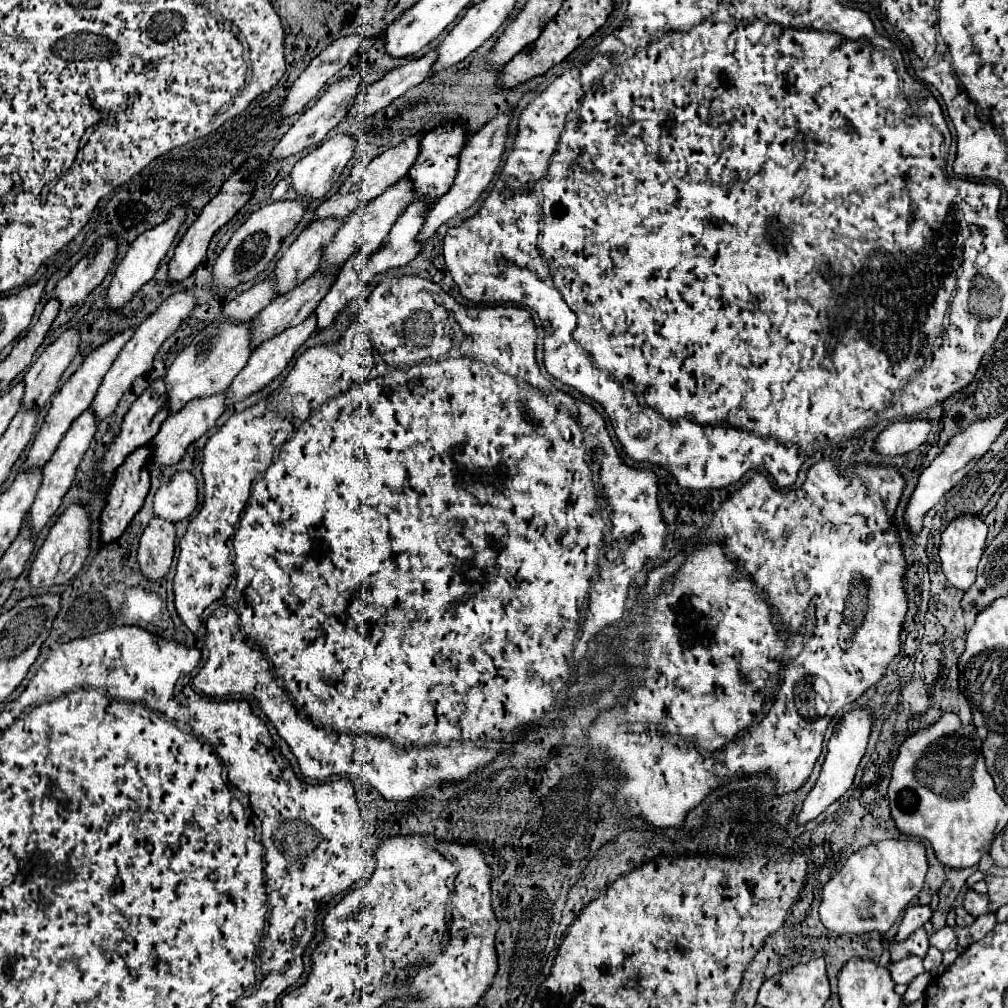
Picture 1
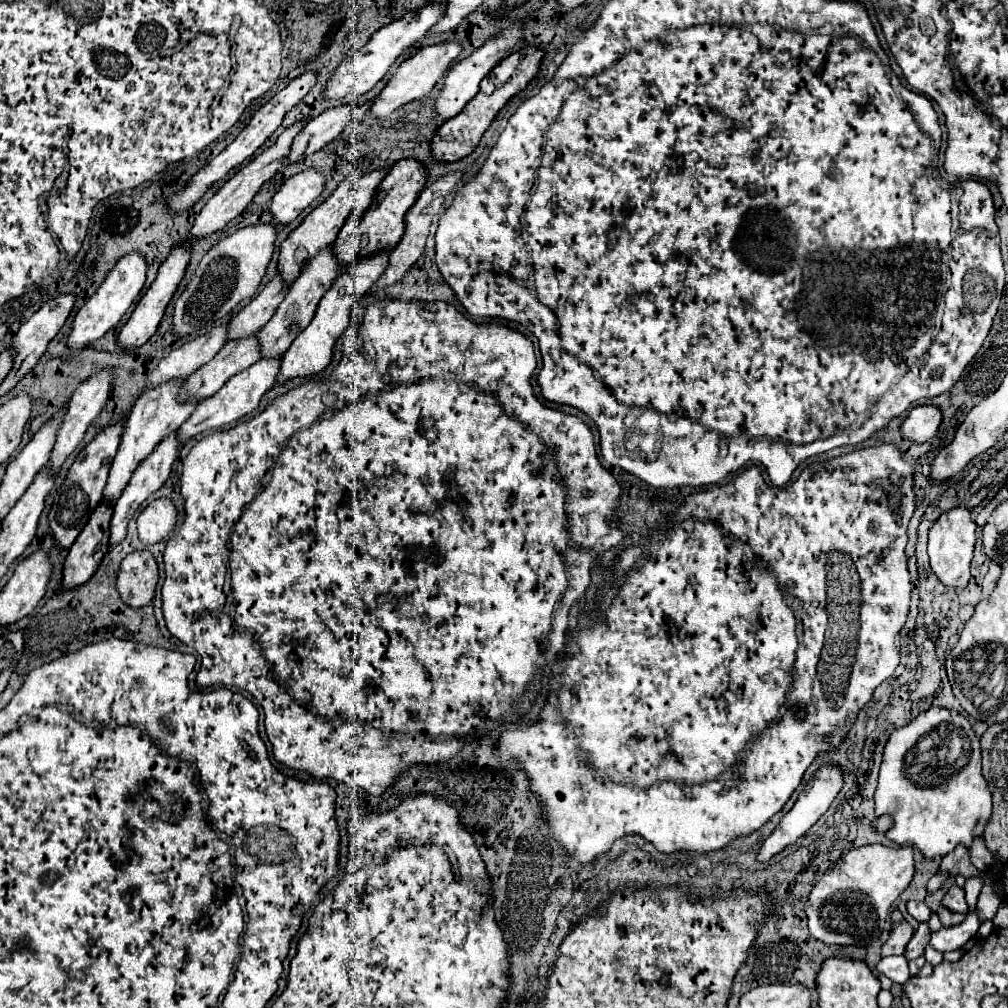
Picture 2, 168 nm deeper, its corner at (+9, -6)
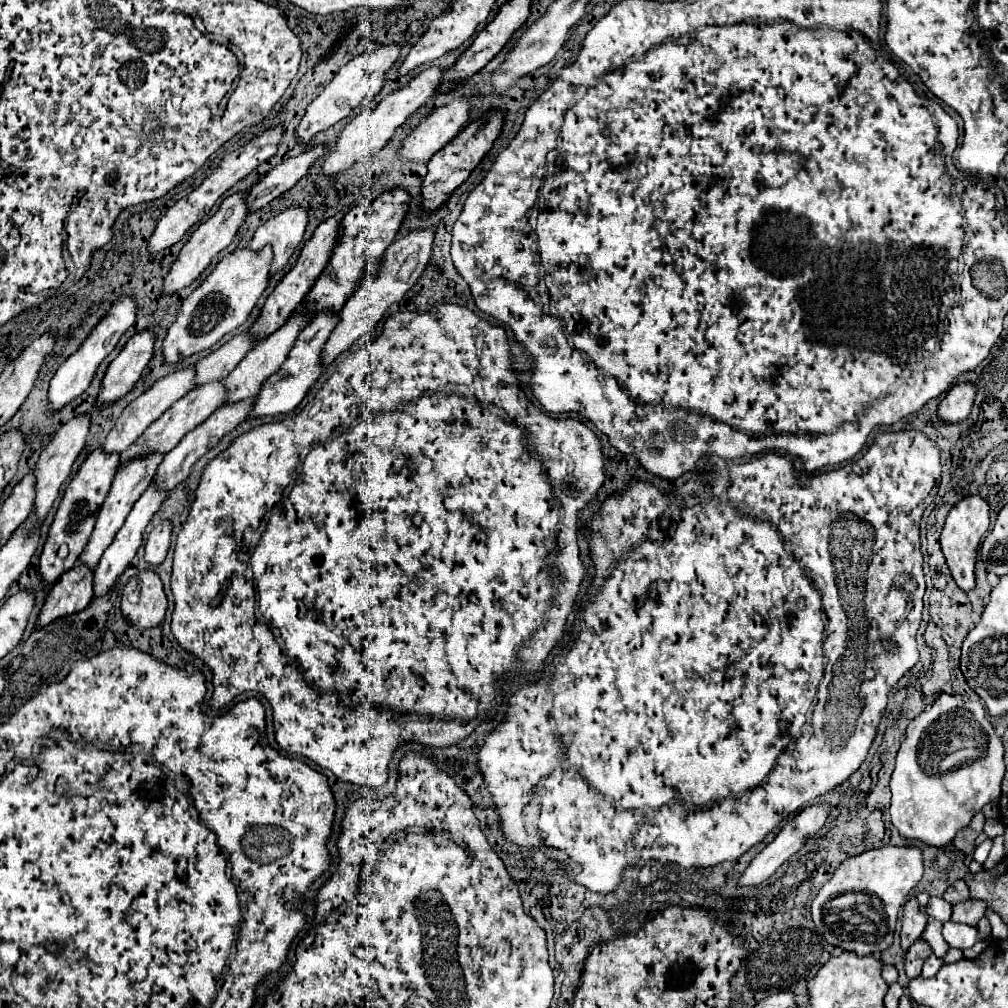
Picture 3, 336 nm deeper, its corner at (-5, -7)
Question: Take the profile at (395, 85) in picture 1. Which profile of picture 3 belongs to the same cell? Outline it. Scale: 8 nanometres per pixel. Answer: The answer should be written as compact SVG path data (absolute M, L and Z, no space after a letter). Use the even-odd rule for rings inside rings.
M314 145L314 147L306 149L304 153L290 157L290 159L284 159L280 165L276 165L268 175L264 175L250 189L248 199L246 199L250 211L256 211L256 209L268 205L274 197L292 189L294 183L298 183L308 173L312 163L326 153L326 149L328 149L326 145Z

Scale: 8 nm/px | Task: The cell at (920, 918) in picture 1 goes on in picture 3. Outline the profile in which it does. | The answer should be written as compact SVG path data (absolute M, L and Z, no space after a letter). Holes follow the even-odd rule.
M930 897L928 905L926 905L926 915L938 919L938 921L948 921L952 913L952 905L948 901L944 901L942 897Z

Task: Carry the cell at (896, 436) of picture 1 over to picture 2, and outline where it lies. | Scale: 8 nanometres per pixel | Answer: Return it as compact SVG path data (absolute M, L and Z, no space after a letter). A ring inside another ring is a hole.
M922 404L912 408L908 418L902 422L902 434L904 438L910 438L912 442L928 442L942 422L942 410L934 404Z

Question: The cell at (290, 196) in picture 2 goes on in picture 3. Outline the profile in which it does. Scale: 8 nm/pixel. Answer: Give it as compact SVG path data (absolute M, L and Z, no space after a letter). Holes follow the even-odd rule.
M300 205L288 207L286 211L270 217L264 225L260 225L250 241L250 249L262 249L266 243L274 247L274 267L272 273L282 269L290 255L296 251L298 243L302 241L304 229L308 225L308 211Z

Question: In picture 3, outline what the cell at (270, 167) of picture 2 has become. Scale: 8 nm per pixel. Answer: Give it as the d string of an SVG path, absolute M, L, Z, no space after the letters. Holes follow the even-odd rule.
M236 191L230 197L226 197L222 201L222 205L218 207L218 211L192 233L188 243L182 247L178 259L174 261L174 265L170 269L170 275L164 281L164 293L176 293L176 291L188 287L212 263L212 259L232 243L240 225L248 217L248 203L246 203L244 197L246 197L246 191Z

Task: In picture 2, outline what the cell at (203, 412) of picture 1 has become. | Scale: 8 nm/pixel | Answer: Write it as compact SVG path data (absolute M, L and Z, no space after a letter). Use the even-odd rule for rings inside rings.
M174 434L174 436L168 436L168 438L162 440L162 444L158 444L158 448L136 468L136 472L132 474L132 478L130 478L126 490L122 492L120 500L118 500L116 506L114 506L114 518L110 520L108 548L114 548L114 546L118 546L118 544L124 540L124 536L126 536L126 526L128 526L128 522L132 520L134 512L140 508L140 504L142 504L150 494L154 494L156 490L160 490L160 488L164 486L164 482L166 482L168 476L170 476L172 464L174 464L174 460L178 458L178 452L180 452L180 450L178 450L178 448L180 448L178 444L180 444L180 442L176 440L176 434Z

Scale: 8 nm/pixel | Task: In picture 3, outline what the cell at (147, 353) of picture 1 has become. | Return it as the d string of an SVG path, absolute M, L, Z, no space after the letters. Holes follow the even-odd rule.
M76 415L72 417L68 423L64 423L58 433L52 437L52 441L48 443L48 447L42 451L38 463L36 463L36 501L34 501L34 511L38 513L38 517L46 517L46 513L50 511L54 499L58 497L60 493L60 487L62 483L66 481L66 477L70 475L72 471L72 463L76 461L78 453L84 449L86 445L86 439L88 439L88 431L90 431L90 425L92 425L92 417L90 415Z

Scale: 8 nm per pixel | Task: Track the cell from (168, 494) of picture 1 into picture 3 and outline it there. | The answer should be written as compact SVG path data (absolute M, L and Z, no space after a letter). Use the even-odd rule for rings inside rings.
M162 521L158 527L154 527L154 531L148 535L146 541L146 561L156 567L160 565L170 549L170 535L172 535L172 521Z

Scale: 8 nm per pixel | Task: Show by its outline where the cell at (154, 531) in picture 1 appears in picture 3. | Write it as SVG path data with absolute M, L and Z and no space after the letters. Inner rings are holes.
M154 569L130 577L122 593L122 613L140 629L162 623L166 613L166 593L160 575Z

